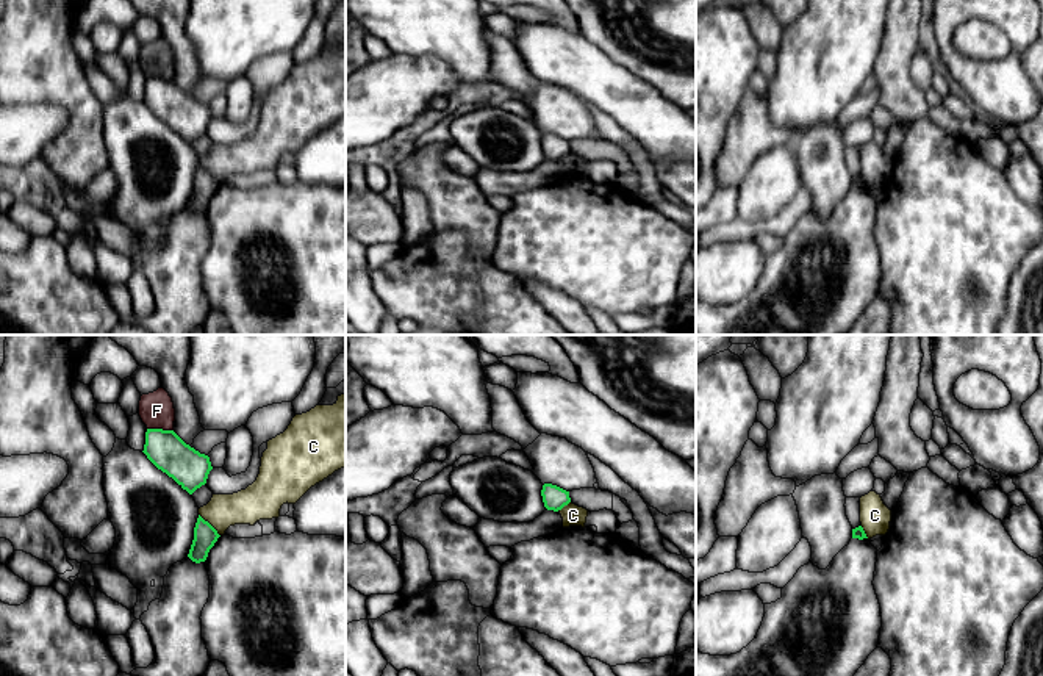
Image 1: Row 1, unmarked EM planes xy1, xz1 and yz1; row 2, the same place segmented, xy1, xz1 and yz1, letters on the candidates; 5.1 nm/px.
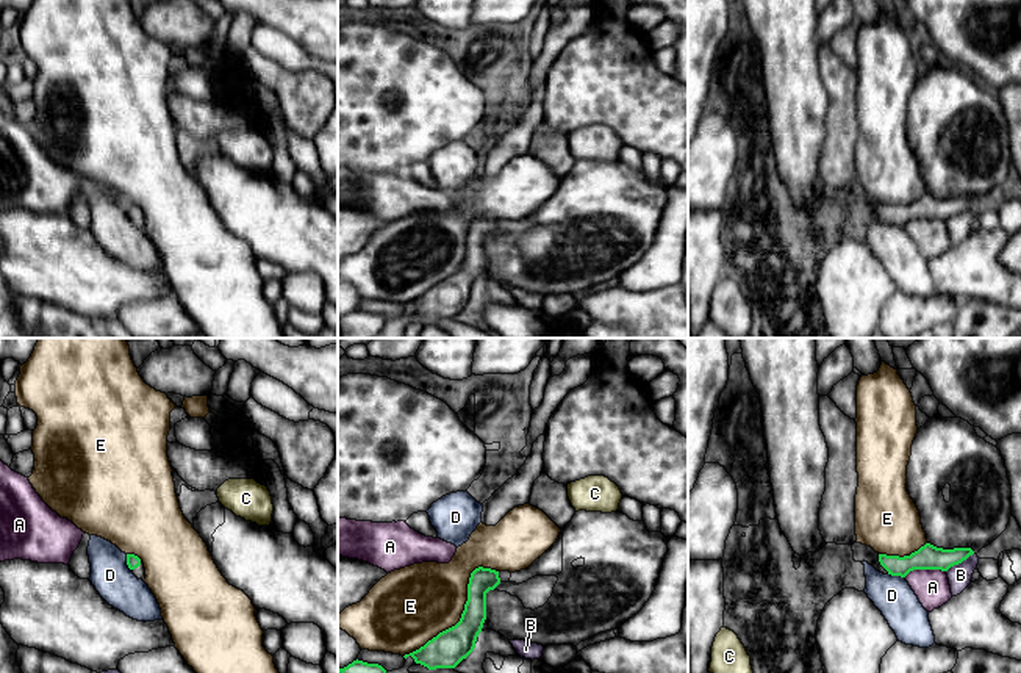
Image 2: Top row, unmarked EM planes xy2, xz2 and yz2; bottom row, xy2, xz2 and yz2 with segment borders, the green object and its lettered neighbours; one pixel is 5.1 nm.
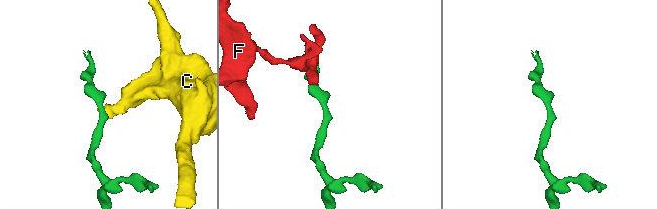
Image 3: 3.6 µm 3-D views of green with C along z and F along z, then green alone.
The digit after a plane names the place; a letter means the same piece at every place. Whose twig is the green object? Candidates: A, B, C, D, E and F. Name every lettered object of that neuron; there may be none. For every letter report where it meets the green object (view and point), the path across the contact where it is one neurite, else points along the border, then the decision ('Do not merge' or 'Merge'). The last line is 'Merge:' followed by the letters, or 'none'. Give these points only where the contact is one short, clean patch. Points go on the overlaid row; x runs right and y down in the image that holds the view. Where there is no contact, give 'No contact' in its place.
A: Touches green at yz2 (924, 568). Boundary: yz2 (945, 570), (910, 570), (904, 576). Do not merge
B: Touches green at yz2 (959, 562). Boundary: yz2 (973, 553), (946, 572). Do not merge
C: Touches green at xy1 (210, 524). Boundary: xy1 (199, 514), (219, 535). Do not merge
D: Touches green at yz2 (896, 575). Boundary: yz2 (888, 573), (904, 578). Do not merge
E: Touches green at xz2 (463, 611). Do not merge
F: Touches green at xy1 (160, 429). Do not merge
Merge: none

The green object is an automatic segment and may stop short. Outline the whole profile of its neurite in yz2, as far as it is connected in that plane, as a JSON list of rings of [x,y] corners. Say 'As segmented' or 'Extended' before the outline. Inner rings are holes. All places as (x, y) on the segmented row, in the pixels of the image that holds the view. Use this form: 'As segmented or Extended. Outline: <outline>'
Extended. Outline: [[[854,543],[852,551],[855,562],[865,560],[883,574],[901,578],[905,578],[913,570],[948,571],[951,567],[962,563],[974,554],[971,548],[943,549],[930,543],[904,557],[879,554],[871,546],[862,543]]]

